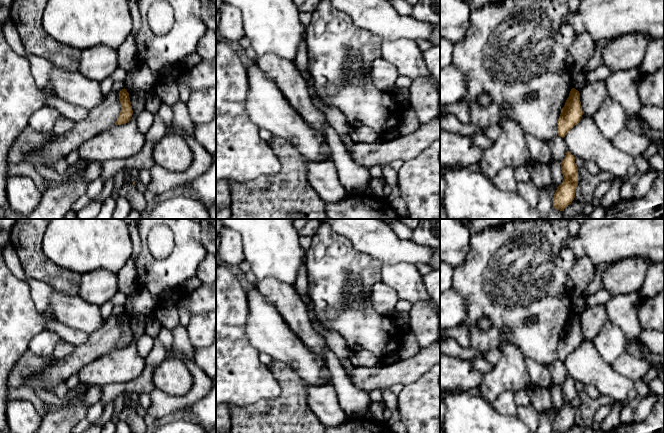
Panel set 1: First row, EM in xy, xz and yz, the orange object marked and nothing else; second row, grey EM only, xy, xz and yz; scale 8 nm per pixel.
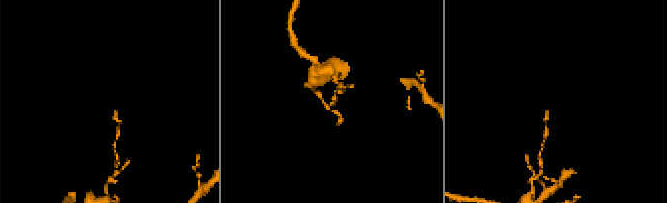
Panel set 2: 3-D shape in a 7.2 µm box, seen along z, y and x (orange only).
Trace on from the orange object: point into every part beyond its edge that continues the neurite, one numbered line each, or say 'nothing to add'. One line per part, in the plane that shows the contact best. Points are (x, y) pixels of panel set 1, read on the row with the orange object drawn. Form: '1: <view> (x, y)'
nothing to add

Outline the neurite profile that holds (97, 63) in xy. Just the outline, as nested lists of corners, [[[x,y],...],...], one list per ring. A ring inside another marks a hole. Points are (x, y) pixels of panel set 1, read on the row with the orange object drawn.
[[[97,45],[82,50],[79,61],[79,73],[88,79],[101,82],[118,68],[116,49]]]

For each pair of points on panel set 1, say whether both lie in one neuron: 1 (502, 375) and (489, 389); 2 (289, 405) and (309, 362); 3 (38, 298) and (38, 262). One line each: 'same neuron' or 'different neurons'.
1: same neuron
2: different neurons
3: different neurons

